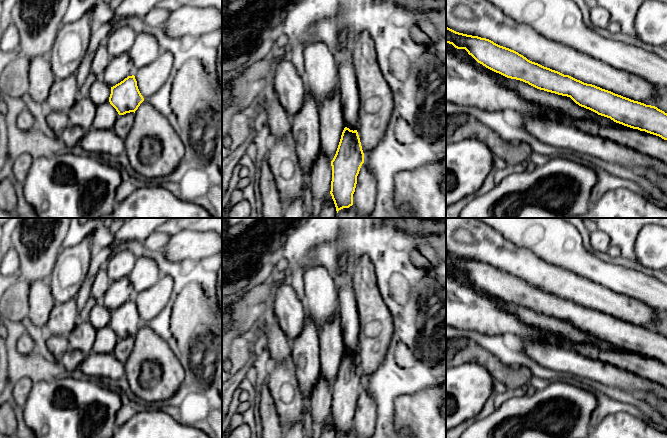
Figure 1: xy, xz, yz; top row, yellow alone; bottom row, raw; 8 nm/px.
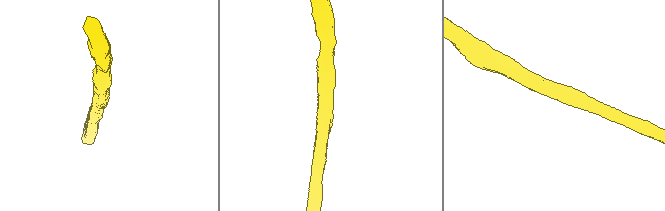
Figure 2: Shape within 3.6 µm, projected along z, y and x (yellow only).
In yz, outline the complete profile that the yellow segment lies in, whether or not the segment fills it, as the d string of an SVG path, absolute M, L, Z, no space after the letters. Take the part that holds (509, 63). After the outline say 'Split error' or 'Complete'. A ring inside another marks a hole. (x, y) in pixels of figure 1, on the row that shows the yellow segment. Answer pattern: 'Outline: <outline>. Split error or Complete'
Outline: M446 26L446 43L465 49L478 63L507 78L570 97L576 104L624 126L667 140L667 113L528 60L518 52Z. Complete

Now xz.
Outline: M345 127L331 161L332 181L330 194L336 211L353 205L357 176L364 163L364 153L357 130Z. Complete

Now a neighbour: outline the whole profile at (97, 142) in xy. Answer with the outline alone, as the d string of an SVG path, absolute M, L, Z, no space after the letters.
M91 128L85 132L79 144L90 155L110 160L125 153L125 139L119 137L113 129Z

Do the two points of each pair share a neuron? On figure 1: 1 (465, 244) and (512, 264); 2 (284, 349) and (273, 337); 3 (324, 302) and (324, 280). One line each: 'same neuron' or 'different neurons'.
1: same neuron
2: same neuron
3: same neuron

